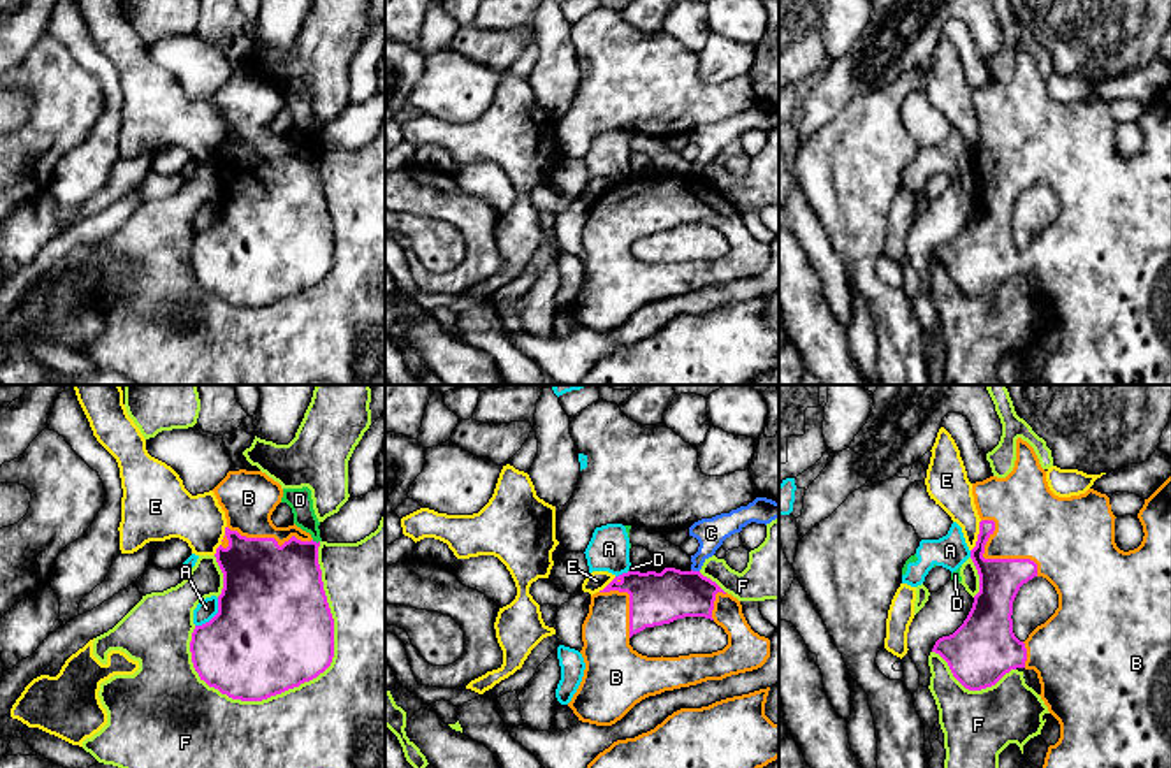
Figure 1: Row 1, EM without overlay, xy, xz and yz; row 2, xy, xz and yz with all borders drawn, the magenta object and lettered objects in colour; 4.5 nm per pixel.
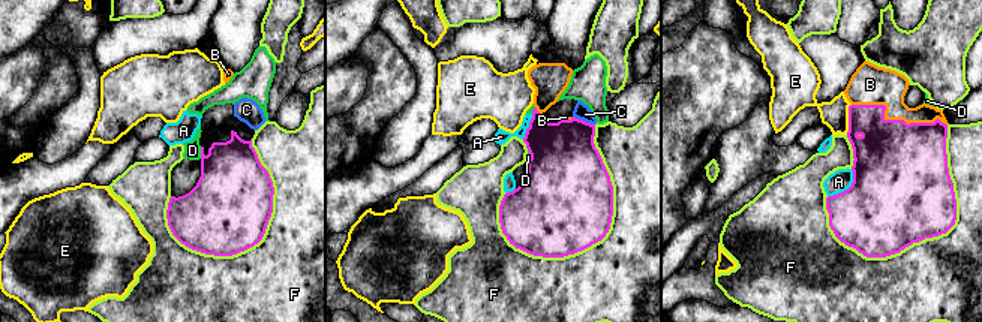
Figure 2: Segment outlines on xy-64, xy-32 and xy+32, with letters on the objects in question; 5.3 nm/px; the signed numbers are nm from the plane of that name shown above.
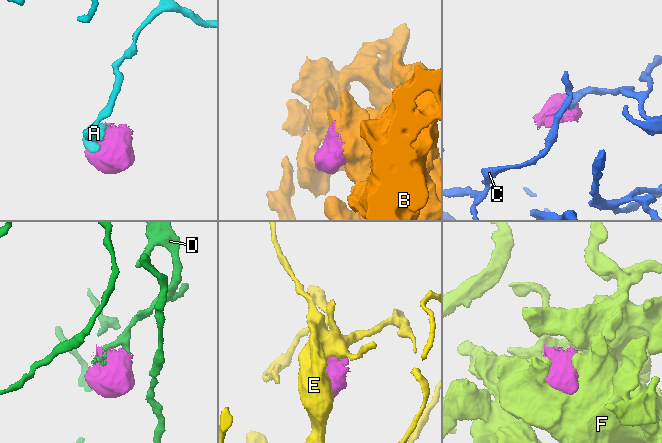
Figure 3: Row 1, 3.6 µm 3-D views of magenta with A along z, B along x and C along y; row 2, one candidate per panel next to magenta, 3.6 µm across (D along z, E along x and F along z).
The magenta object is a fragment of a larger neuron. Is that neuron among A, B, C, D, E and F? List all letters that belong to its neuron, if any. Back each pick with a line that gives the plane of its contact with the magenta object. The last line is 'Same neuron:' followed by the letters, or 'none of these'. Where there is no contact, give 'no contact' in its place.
B: contact in yz
Same neuron: B

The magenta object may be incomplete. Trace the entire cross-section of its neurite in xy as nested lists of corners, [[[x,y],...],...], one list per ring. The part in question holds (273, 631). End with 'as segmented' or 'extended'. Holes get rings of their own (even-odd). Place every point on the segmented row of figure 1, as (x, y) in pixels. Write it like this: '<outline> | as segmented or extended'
[[[229,471],[213,492],[227,518],[225,538],[215,554],[223,573],[223,589],[218,596],[218,613],[192,633],[192,663],[200,680],[222,694],[241,701],[262,701],[316,678],[332,663],[334,619],[318,564],[320,541],[295,524],[273,524],[271,515],[281,503],[283,489],[262,471]]] | extended

